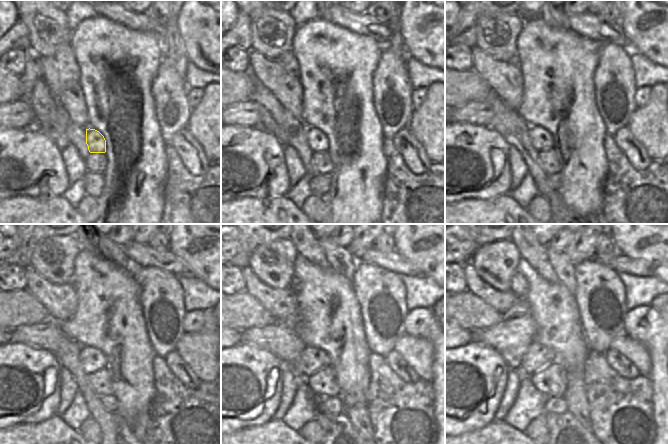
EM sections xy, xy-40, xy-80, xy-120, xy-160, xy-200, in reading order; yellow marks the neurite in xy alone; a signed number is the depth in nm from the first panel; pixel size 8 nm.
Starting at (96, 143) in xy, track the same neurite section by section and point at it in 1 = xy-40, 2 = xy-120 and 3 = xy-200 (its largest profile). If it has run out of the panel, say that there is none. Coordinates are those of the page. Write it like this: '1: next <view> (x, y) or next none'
1: next xy-40 (318, 142)
2: next xy-120 (92, 359)
3: next xy-200 (537, 356)

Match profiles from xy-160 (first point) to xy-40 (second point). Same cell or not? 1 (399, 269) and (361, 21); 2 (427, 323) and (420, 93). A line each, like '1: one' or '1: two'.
1: one
2: one

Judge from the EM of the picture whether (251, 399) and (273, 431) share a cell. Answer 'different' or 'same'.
different

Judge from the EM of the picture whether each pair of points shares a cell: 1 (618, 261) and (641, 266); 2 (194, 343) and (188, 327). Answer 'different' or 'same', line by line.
1: same
2: different

